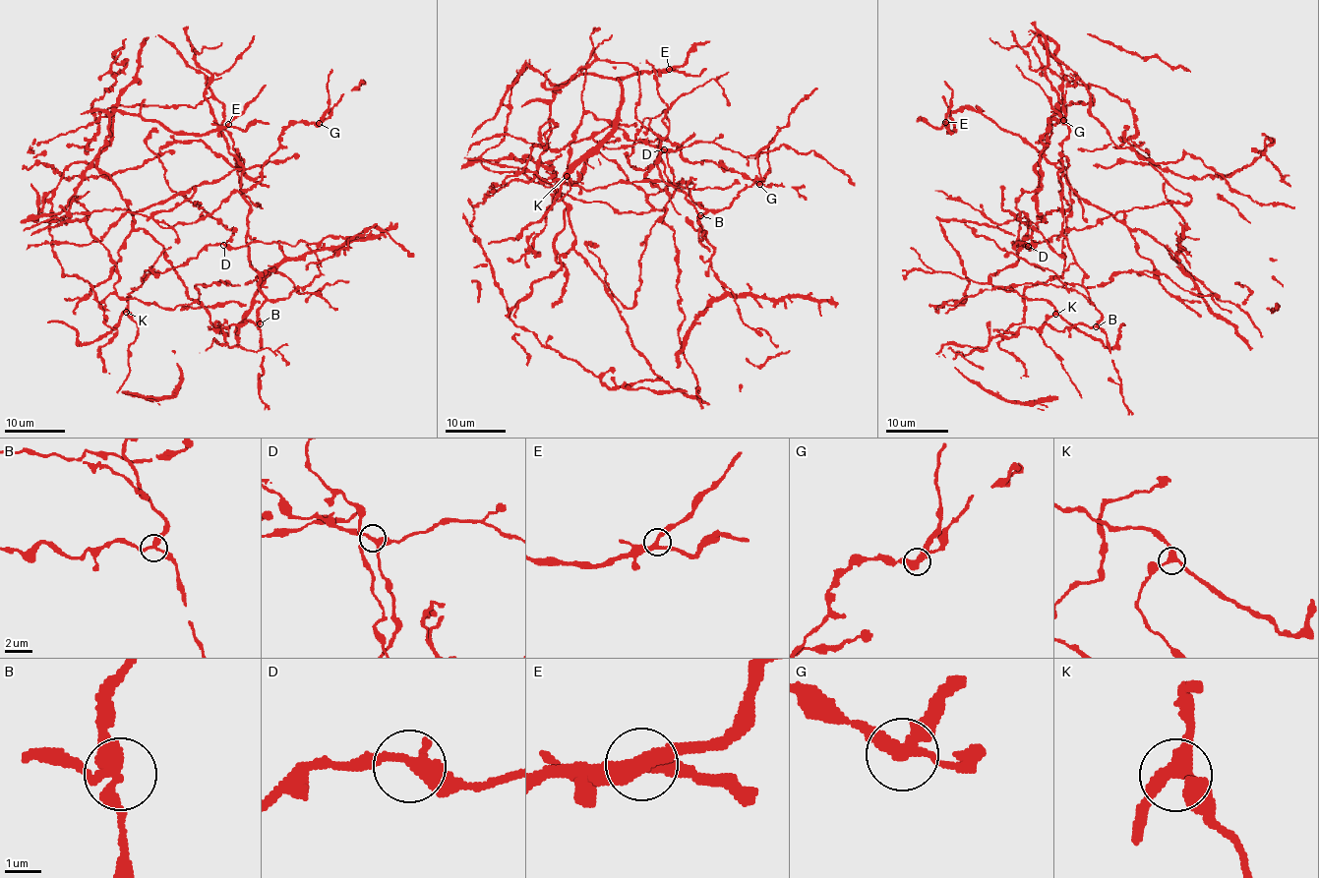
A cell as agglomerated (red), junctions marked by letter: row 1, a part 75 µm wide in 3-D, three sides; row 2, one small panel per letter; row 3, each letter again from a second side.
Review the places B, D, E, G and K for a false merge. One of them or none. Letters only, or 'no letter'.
G

